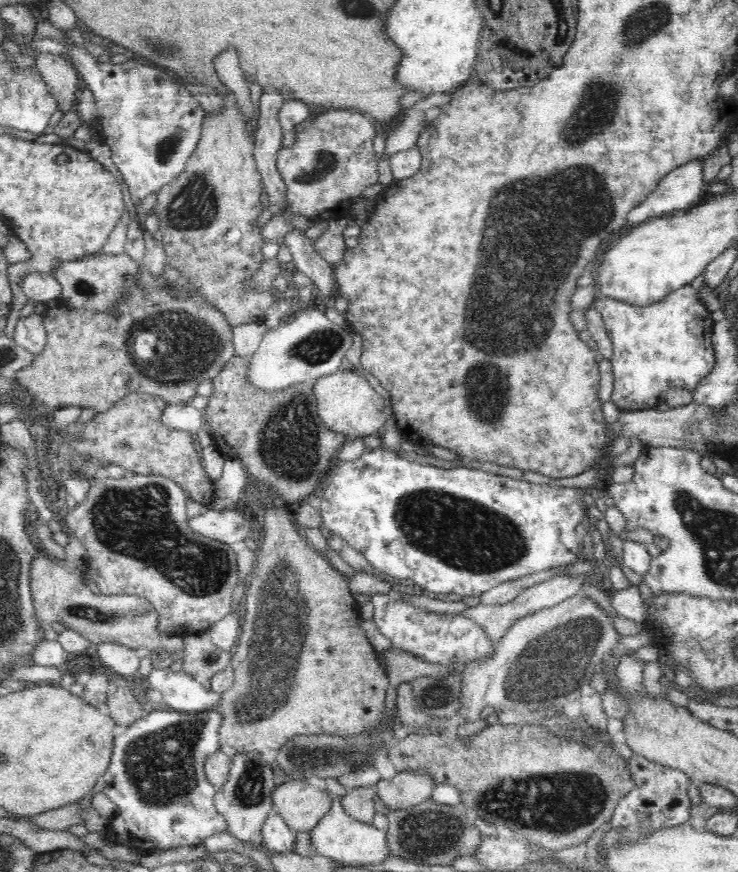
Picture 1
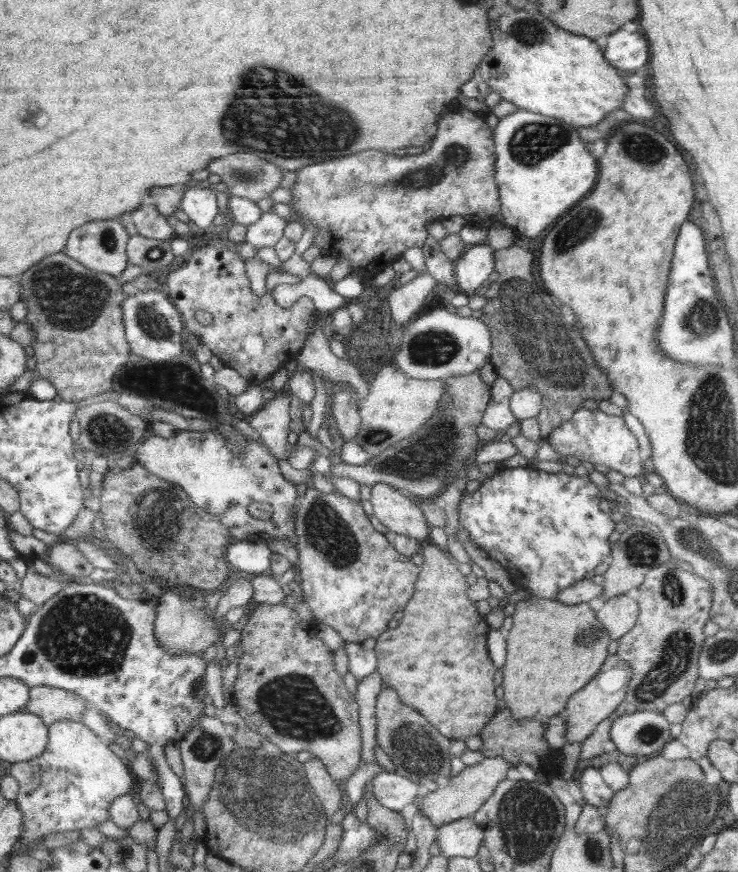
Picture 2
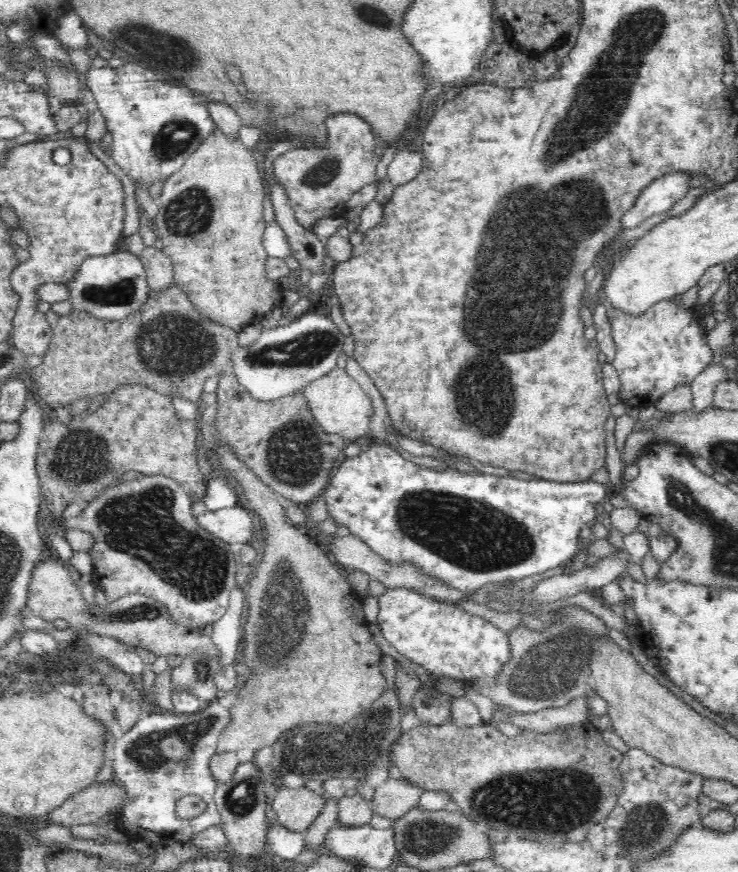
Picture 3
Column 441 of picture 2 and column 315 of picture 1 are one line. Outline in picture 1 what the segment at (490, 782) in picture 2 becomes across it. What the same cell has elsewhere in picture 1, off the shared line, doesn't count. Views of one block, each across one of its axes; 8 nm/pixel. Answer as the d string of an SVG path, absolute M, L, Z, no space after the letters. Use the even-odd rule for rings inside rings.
M298 776L290 783L277 786L274 806L286 825L294 832L310 833L331 810L332 798Z

